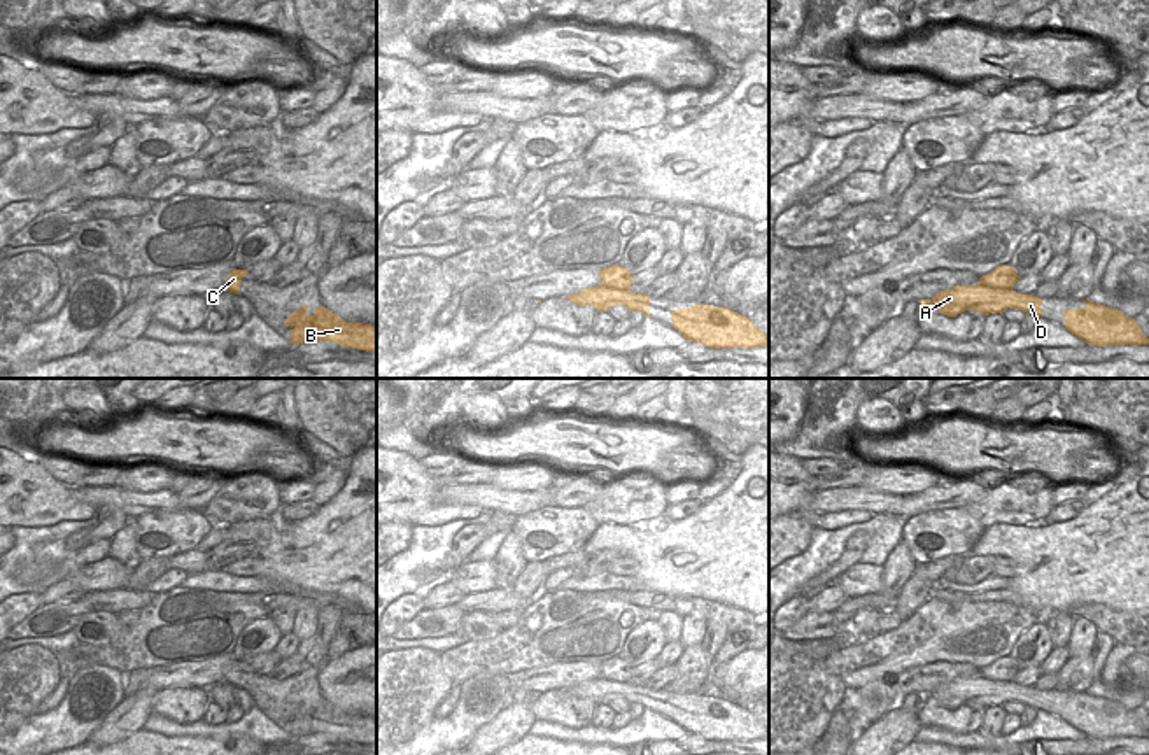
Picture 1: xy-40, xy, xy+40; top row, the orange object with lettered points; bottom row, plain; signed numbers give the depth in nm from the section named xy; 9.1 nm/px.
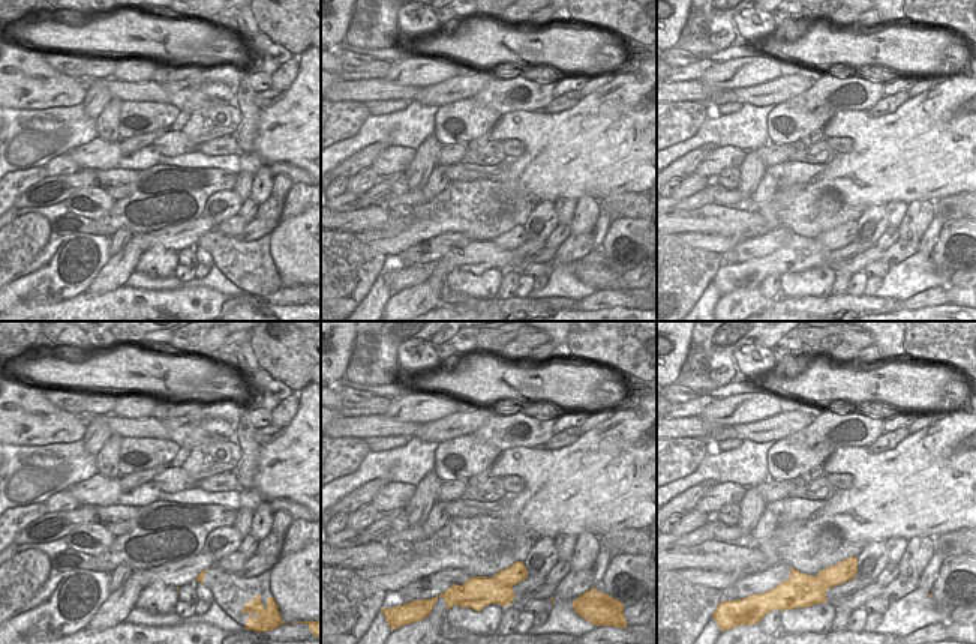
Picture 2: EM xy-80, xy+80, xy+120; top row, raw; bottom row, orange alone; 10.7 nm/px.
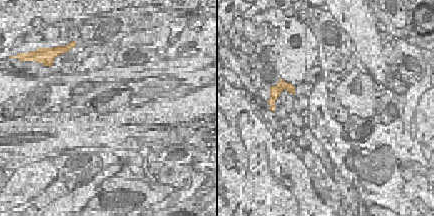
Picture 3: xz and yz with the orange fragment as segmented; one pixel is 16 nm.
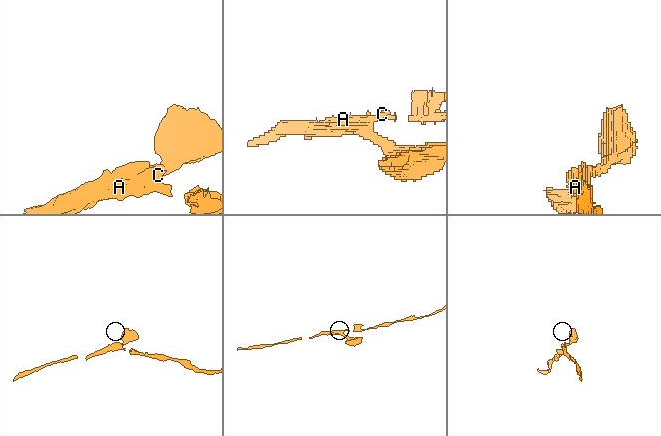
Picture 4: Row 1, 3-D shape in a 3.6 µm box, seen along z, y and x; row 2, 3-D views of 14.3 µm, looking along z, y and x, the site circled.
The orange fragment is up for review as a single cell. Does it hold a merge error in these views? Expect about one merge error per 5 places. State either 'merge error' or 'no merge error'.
merge error

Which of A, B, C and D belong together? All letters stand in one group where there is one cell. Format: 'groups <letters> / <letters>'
groups A B D / C

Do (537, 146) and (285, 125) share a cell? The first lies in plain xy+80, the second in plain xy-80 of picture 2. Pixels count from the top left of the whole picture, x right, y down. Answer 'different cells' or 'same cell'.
same cell

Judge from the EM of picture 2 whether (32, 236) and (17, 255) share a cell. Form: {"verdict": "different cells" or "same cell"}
{"verdict": "same cell"}

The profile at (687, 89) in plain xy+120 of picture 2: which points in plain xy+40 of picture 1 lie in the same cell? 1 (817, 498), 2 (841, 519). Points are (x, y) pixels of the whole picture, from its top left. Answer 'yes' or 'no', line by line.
1: yes
2: no

